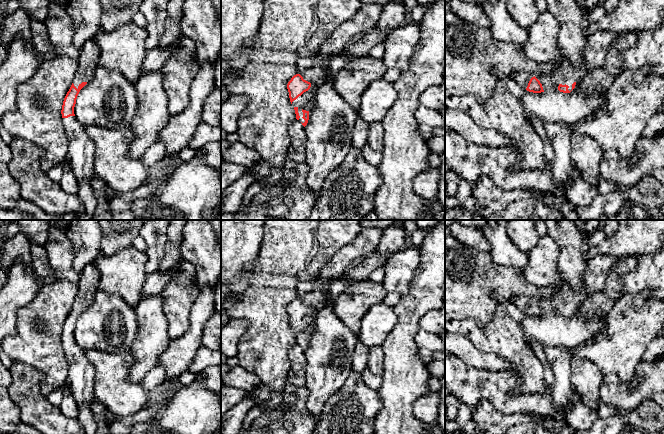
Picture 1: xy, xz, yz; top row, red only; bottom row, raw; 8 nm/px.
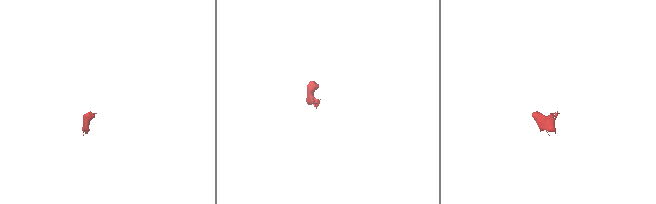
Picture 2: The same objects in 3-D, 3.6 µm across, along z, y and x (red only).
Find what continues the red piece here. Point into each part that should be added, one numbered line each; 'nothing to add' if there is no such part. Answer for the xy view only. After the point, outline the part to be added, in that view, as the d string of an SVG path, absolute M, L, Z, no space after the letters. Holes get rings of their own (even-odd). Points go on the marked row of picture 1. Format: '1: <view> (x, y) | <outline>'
1: xy (89, 53) | M93 39L87 40L80 49L78 67L73 78L73 84L78 89L82 82L89 82L95 75L100 57L100 49Z
2: xy (81, 148) | M75 116L62 118L62 124L68 137L68 158L79 184L78 195L84 203L84 212L64 216L47 214L20 196L18 182L10 174L8 165L0 162L0 220L91 220L97 207L91 185L95 177L95 144Z

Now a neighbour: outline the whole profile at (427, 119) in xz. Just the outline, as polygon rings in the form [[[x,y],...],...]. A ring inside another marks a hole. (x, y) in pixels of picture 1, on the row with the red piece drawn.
[[[419,106],[415,112],[417,129],[419,134],[426,140],[429,140],[436,128],[445,126],[445,119],[439,110]]]

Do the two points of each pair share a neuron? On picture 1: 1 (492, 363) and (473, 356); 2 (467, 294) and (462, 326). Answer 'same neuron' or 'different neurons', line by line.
1: same neuron
2: different neurons

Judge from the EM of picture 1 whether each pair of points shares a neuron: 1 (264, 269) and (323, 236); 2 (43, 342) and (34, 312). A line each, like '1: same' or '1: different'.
1: different
2: same

